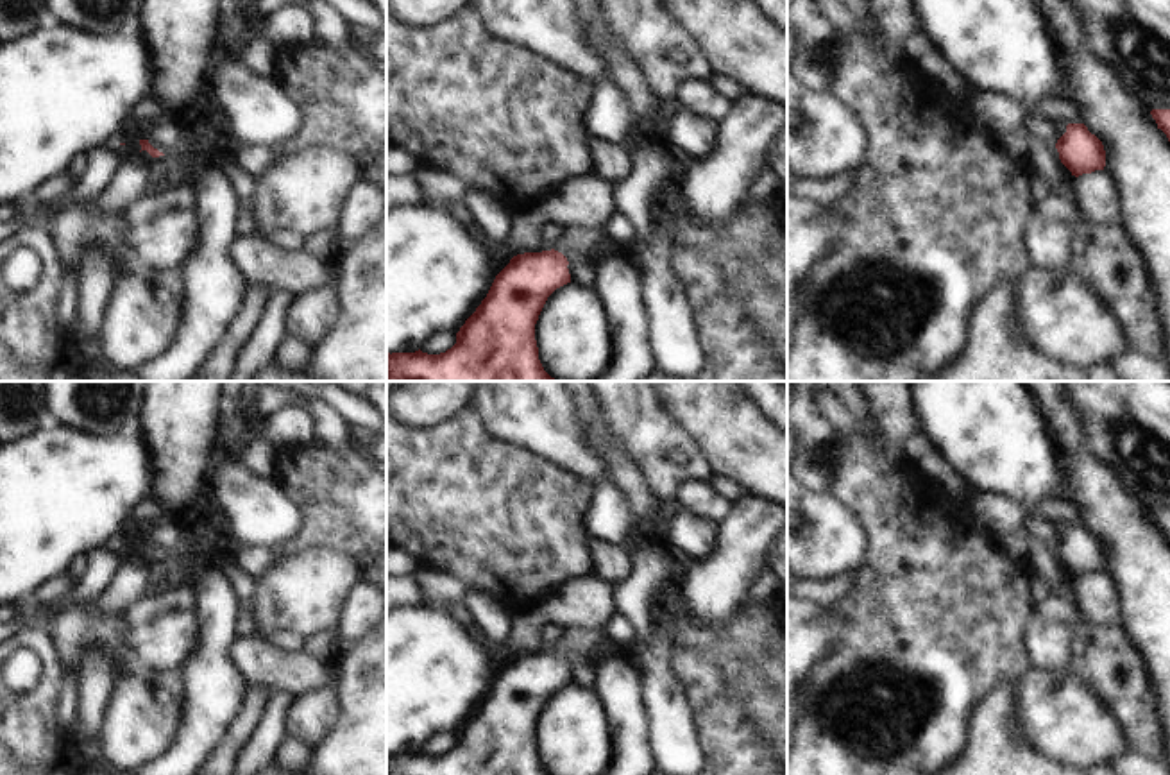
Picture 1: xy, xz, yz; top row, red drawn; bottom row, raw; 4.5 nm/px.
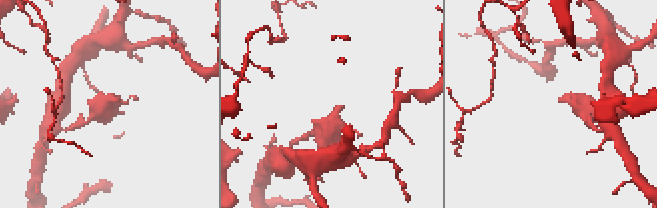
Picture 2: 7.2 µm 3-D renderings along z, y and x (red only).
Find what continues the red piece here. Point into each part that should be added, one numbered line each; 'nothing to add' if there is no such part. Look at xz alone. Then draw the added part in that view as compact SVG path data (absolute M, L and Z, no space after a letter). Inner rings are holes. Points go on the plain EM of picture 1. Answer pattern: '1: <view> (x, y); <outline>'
nothing to add

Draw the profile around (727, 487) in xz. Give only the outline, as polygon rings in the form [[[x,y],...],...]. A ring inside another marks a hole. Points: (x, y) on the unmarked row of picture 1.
[[[714,474],[708,483],[719,496],[726,498],[730,503],[739,501],[746,494],[744,487],[728,476]]]

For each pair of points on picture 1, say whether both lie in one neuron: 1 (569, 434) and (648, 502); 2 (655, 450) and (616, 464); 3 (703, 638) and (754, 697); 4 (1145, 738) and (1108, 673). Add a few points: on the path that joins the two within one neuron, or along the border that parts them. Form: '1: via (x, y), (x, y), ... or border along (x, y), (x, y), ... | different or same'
1: border along (584, 430), (585, 437), (605, 459), (610, 478) | different
2: border along (601, 425), (607, 442), (625, 453), (653, 491) | different
3: via (718, 652), (746, 682) | same
4: via (1140, 722), (1131, 697), (1124, 689) | same

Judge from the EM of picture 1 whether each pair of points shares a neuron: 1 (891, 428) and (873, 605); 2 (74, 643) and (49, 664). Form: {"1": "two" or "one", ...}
{"1": "one", "2": "two"}

